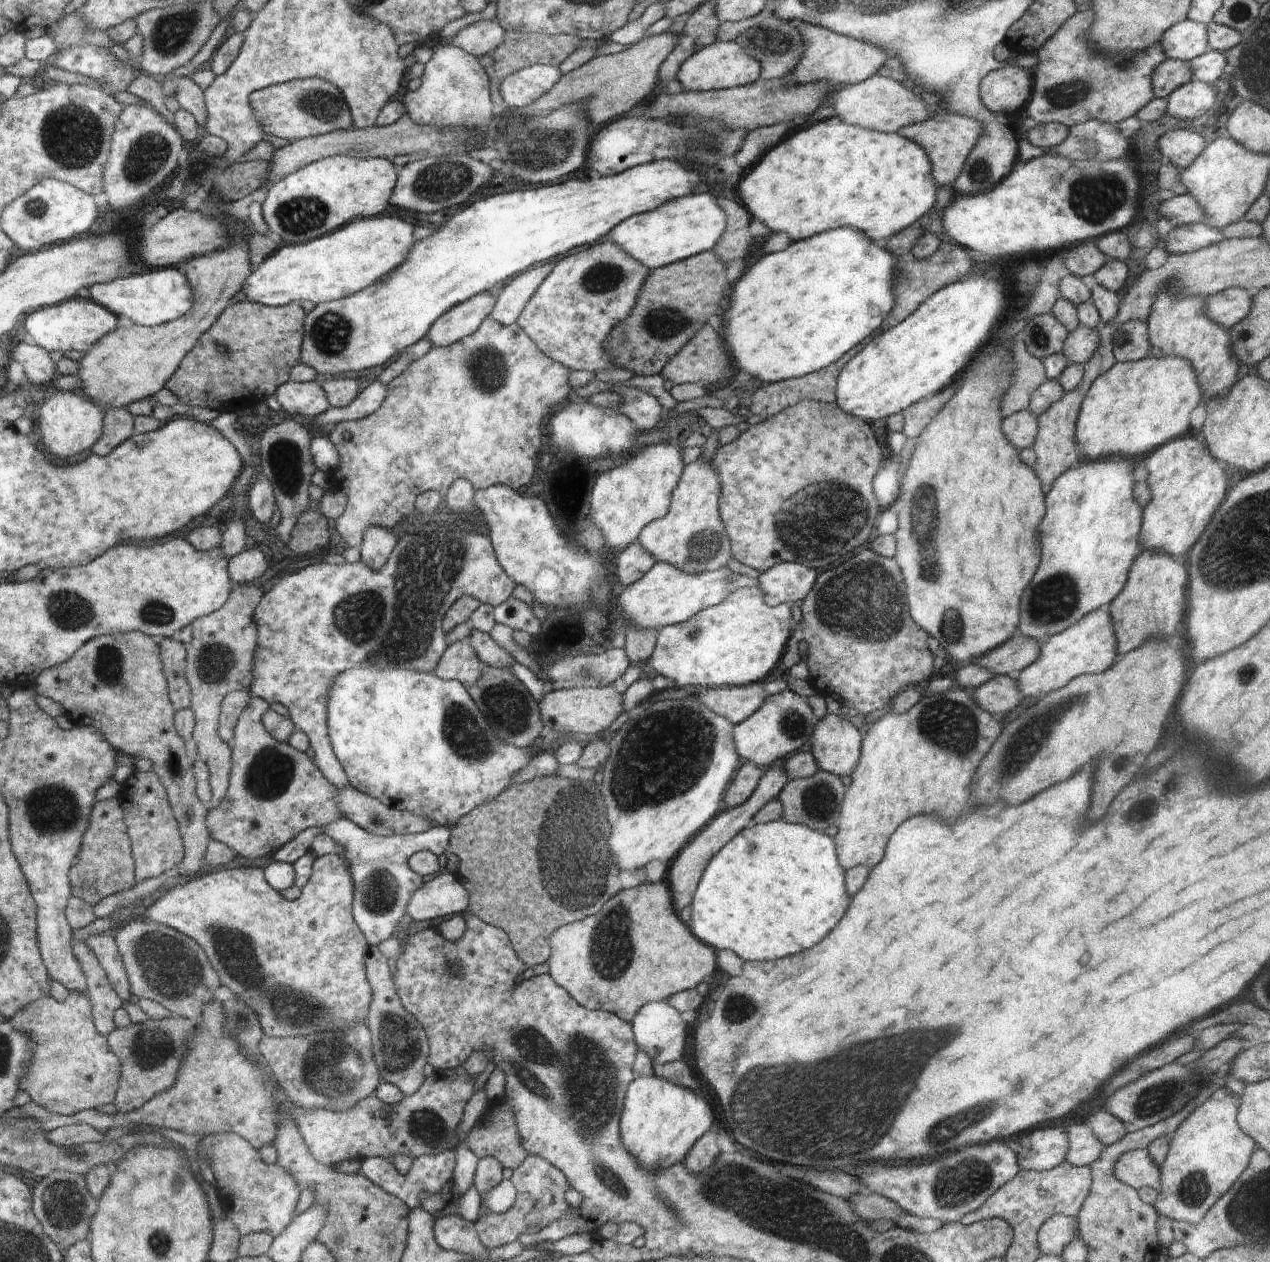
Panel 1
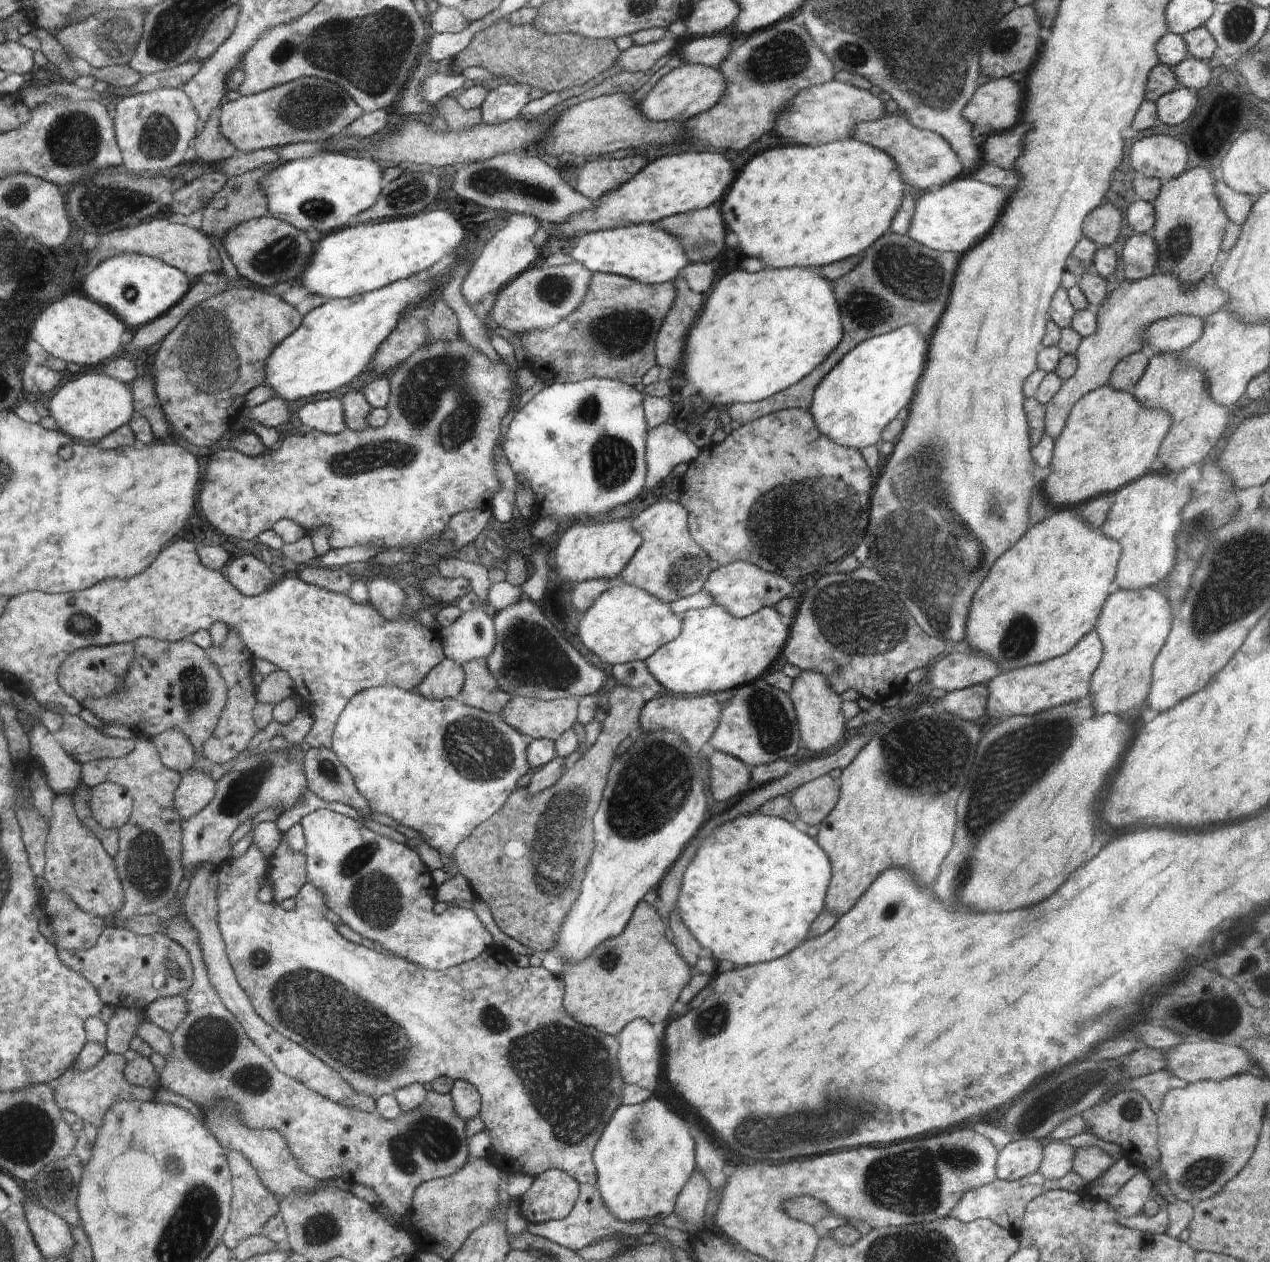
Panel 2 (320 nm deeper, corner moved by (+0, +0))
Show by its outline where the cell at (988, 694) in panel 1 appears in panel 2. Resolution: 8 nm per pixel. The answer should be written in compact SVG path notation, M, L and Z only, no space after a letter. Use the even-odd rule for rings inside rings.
M972 685L962 690L947 692L942 697L942 704L944 710L950 714L974 722L986 716L988 693L986 687Z

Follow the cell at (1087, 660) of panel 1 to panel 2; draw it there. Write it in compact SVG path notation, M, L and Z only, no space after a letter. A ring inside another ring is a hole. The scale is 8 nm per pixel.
M1091 630L1067 653L1046 662L1000 671L990 682L986 707L988 722L999 722L1016 715L1033 715L1060 705L1078 703L1089 698L1090 677L1102 658L1103 646L1098 633Z

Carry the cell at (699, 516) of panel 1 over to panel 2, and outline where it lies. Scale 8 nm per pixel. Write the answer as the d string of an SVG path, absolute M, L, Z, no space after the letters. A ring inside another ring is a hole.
M664 498L633 518L633 526L641 536L642 544L620 574L619 582L650 593L666 604L691 597L702 590L704 581L712 572L710 555L691 537L687 516L687 510L679 502Z

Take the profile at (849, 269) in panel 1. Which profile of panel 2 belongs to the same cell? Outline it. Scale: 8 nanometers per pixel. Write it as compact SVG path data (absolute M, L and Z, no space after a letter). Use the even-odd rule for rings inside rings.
M798 267L788 270L764 268L758 274L750 274L746 270L734 270L734 272L726 274L722 280L717 280L708 295L702 316L695 322L694 328L692 328L691 334L687 338L683 370L683 375L687 382L697 388L698 394L704 400L712 402L717 407L727 404L735 405L736 403L763 401L765 398L772 397L776 393L786 390L789 386L795 385L796 382L802 381L838 346L842 338L842 321L833 289L833 282L820 275L818 268L801 269Z

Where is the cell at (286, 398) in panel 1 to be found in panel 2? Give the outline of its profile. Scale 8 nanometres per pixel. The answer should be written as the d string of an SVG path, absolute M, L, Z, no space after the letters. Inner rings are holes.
M326 398L304 404L297 415L307 428L335 435L347 428L342 399Z

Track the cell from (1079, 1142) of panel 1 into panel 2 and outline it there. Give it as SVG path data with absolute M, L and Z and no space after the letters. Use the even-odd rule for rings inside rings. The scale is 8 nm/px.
M1047 1139L1043 1146L1043 1155L1037 1172L1044 1178L1059 1179L1071 1171L1075 1150L1071 1145L1062 1141Z

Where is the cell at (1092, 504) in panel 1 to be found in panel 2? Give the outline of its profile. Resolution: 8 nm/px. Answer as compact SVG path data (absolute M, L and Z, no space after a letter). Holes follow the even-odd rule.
M1055 508L1054 514L1049 515L1042 522L1030 525L1026 534L994 561L982 584L973 594L971 607L967 613L964 640L966 640L973 651L977 651L979 655L989 657L992 662L996 663L999 670L1004 672L1037 665L1067 653L1081 638L1084 638L1091 630L1095 630L1098 615L1102 610L1106 597L1109 595L1110 584L1115 580L1120 553L1121 546L1116 541L1104 535L1100 530L1091 529L1077 516L1076 509L1064 508L1064 510L1060 510L1060 508Z

